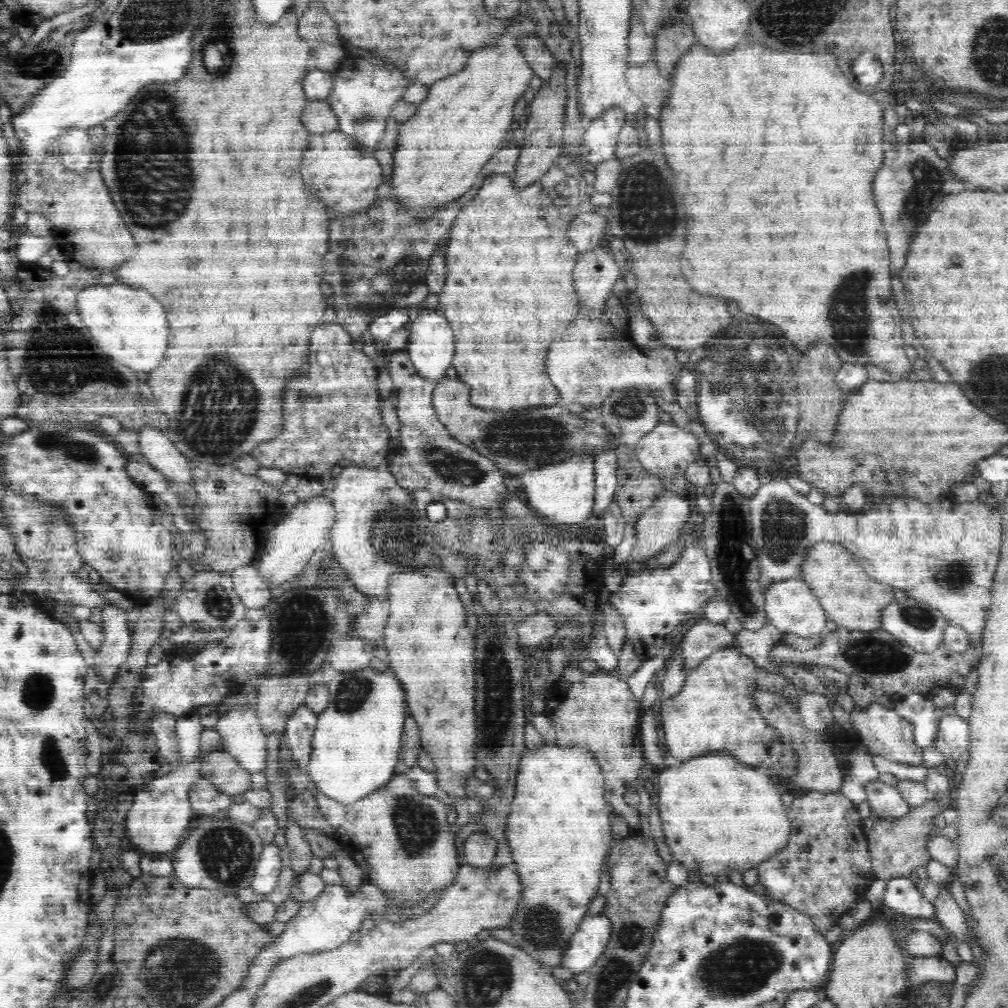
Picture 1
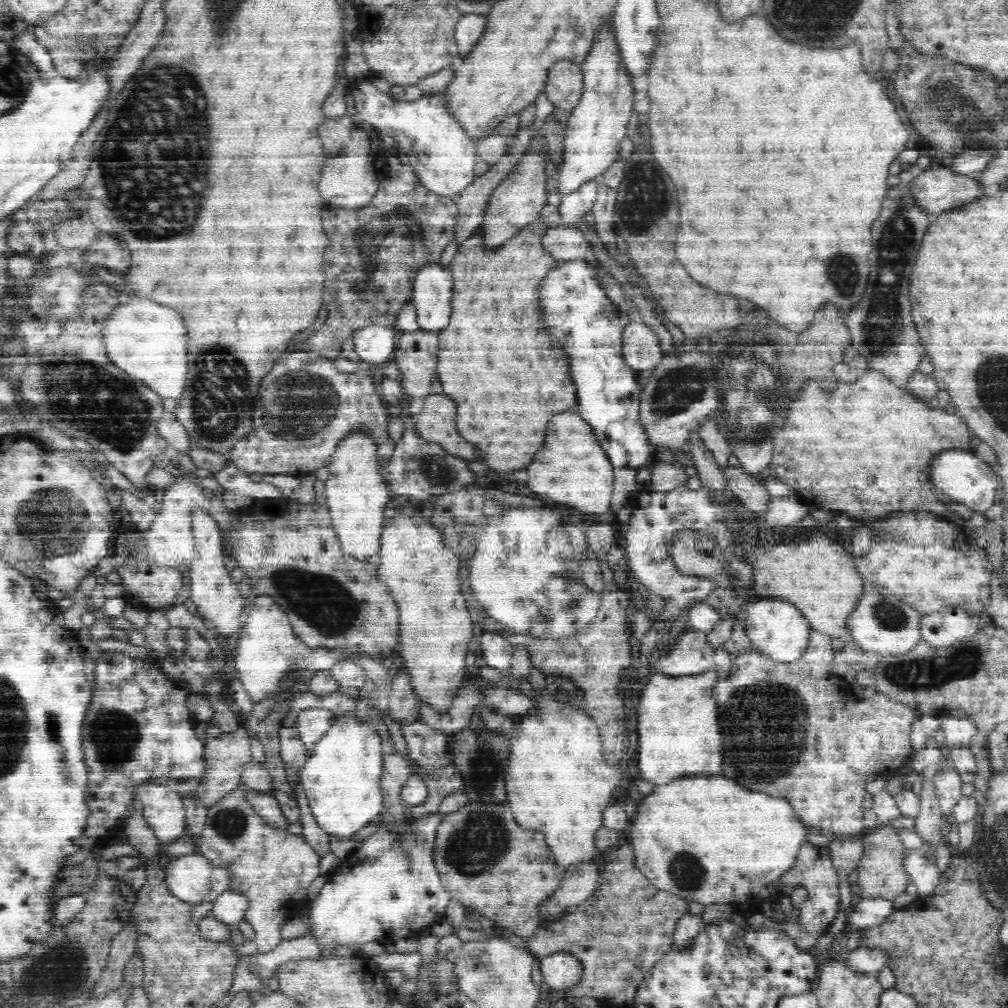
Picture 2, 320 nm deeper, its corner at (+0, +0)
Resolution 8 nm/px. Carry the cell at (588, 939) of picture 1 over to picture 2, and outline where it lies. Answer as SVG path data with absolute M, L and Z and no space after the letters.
M559 951L540 961L544 986L549 990L568 992L582 982L584 963L576 955Z

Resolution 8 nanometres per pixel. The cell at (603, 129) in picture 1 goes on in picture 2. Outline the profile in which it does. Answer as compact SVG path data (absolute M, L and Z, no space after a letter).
M600 174L590 178L590 180L584 180L584 184L580 184L572 192L563 195L563 199L559 204L562 226L571 226L578 220L580 214L585 214L591 210L599 186Z

